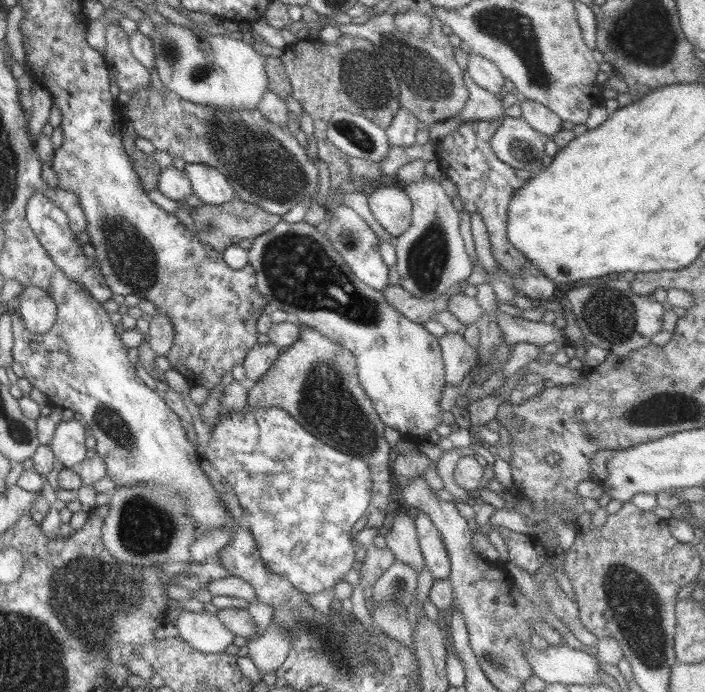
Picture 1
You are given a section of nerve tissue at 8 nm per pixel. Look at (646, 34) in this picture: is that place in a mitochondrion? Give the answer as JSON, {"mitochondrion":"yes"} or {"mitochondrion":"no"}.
{"mitochondrion":"yes"}

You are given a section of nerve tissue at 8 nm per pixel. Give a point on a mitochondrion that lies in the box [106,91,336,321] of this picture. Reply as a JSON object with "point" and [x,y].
{"point":[258,170]}

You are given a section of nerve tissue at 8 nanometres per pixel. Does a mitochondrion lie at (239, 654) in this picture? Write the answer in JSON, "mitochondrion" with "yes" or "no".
{"mitochondrion":"no"}

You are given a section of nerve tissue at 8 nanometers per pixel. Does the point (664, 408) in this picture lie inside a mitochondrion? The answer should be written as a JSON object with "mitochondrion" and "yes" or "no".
{"mitochondrion":"yes"}

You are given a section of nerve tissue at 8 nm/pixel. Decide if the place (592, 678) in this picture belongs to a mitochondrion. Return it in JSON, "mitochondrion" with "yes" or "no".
{"mitochondrion":"no"}

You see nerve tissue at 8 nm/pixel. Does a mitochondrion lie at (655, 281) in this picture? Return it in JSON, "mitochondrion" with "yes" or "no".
{"mitochondrion":"no"}

